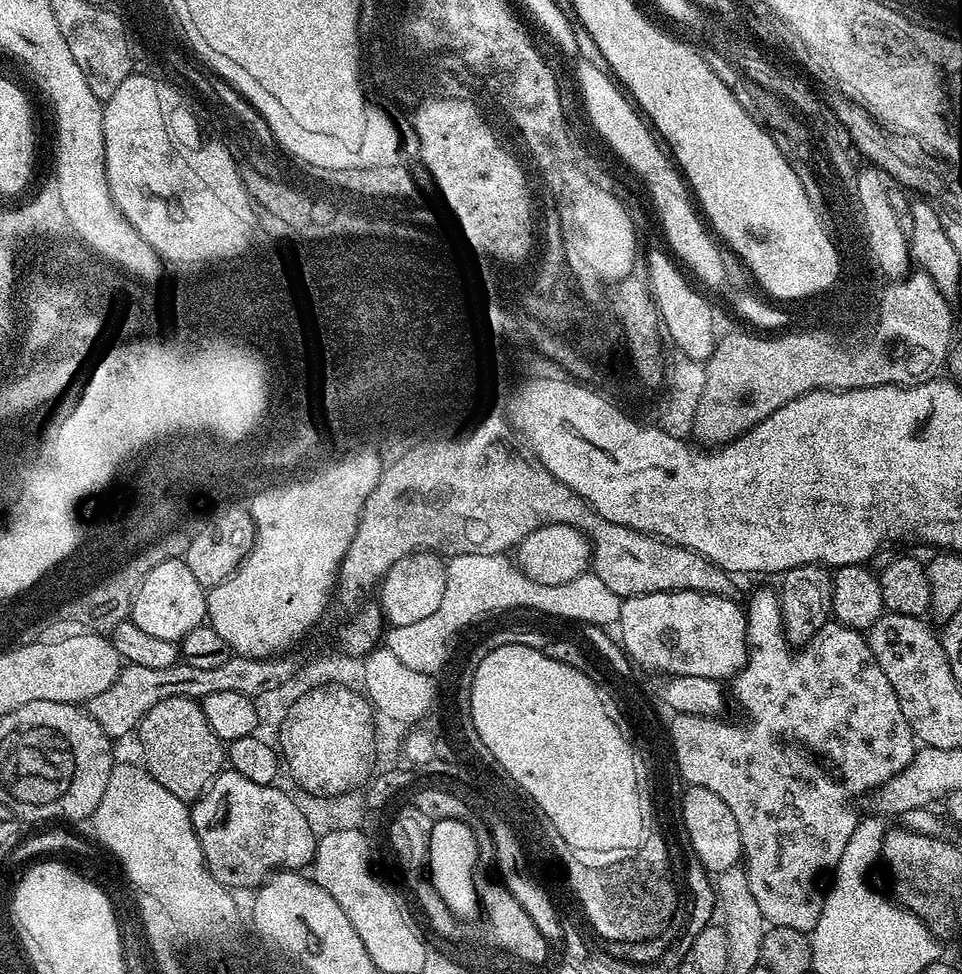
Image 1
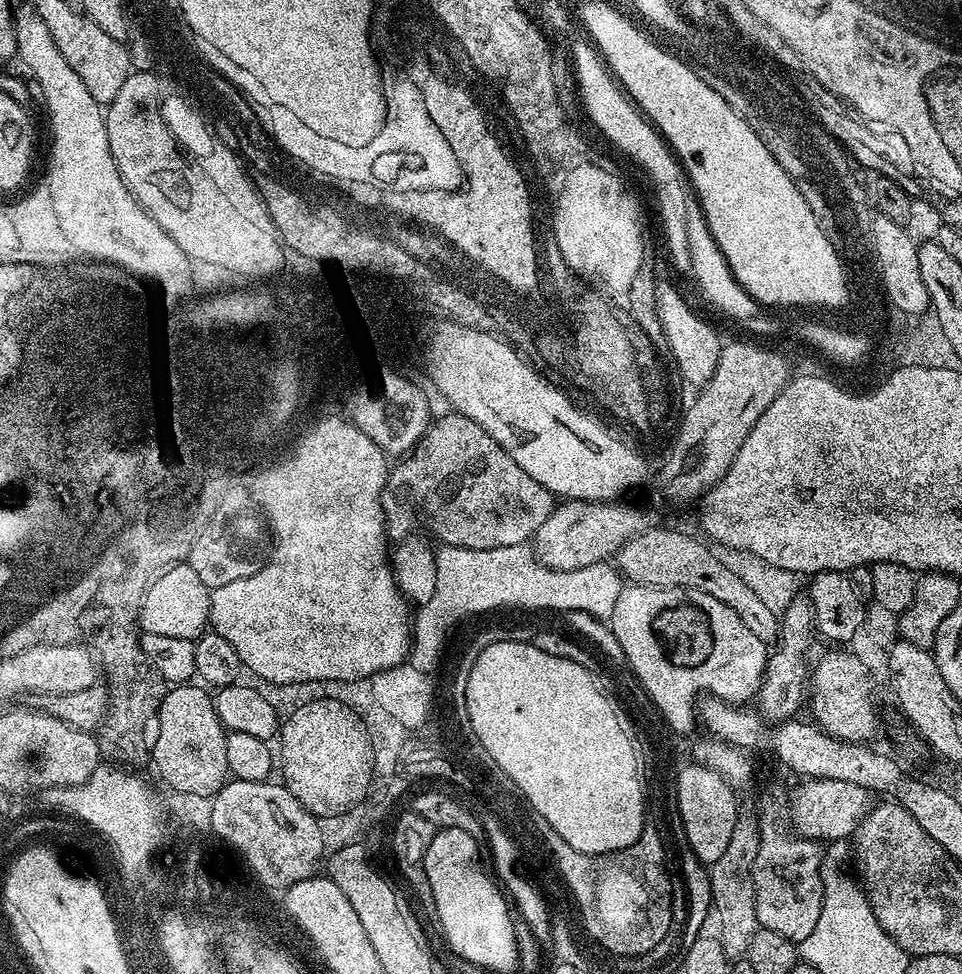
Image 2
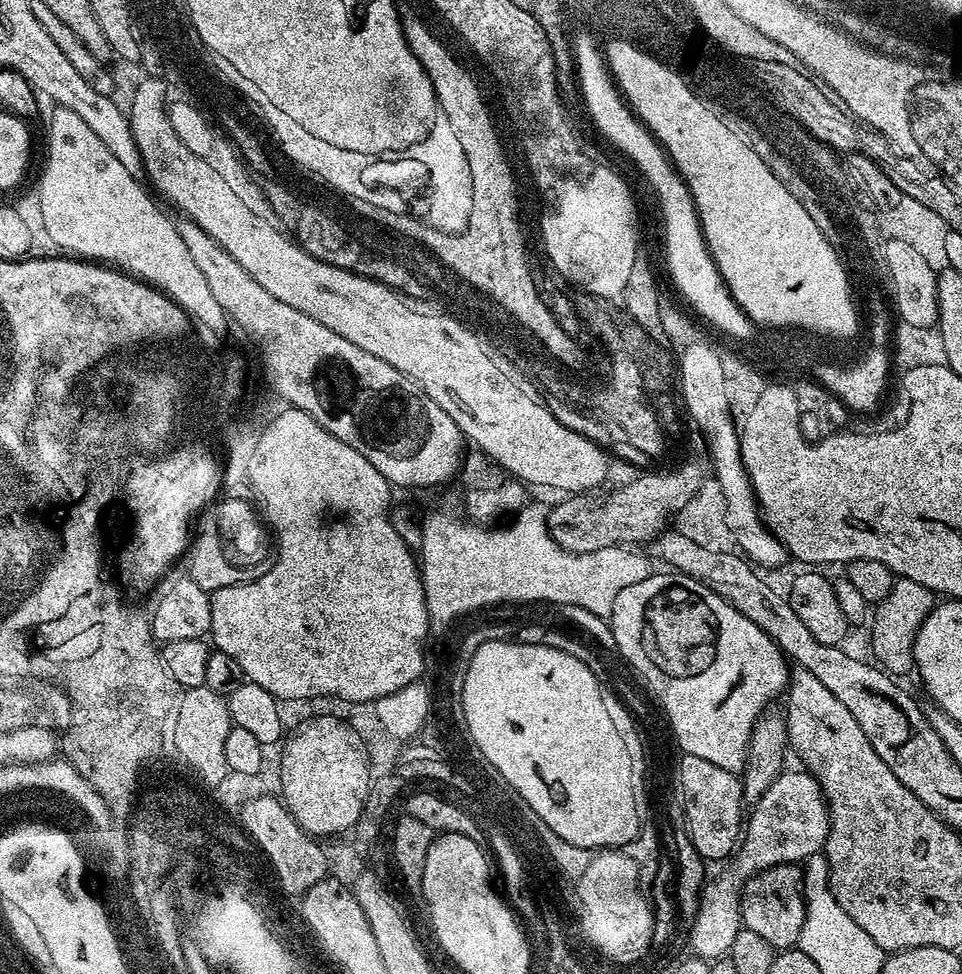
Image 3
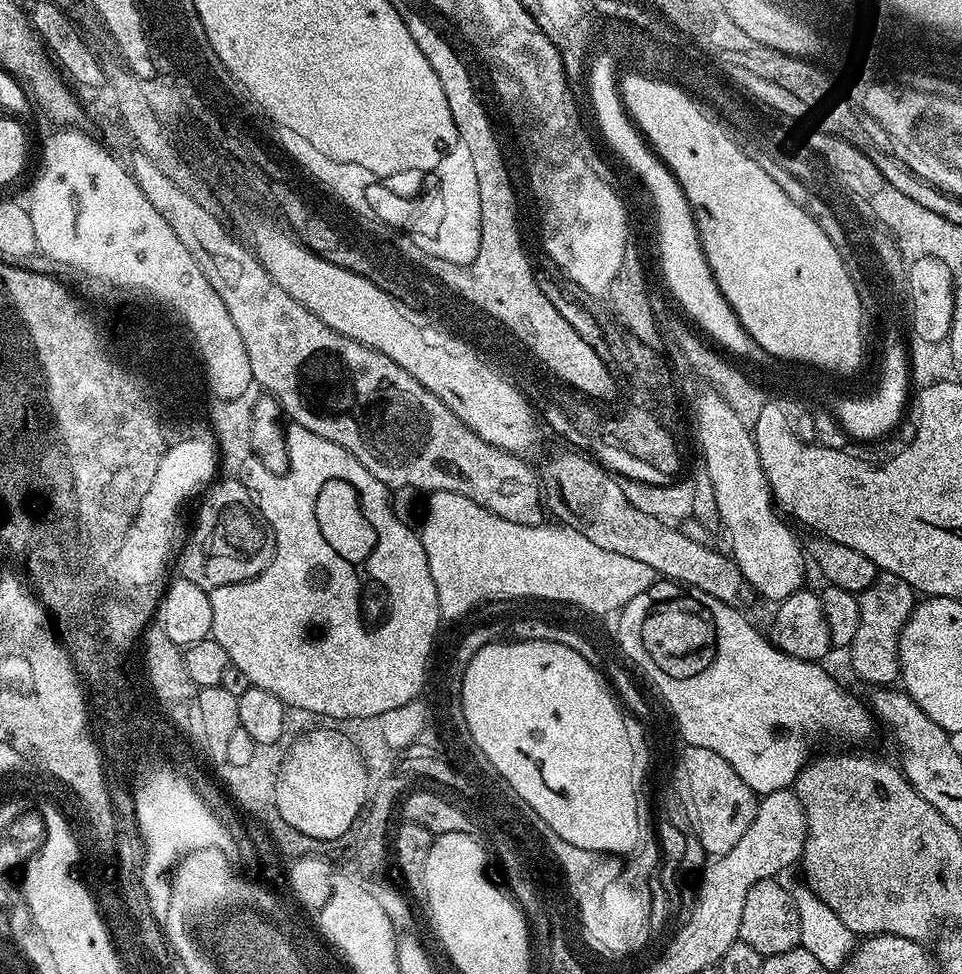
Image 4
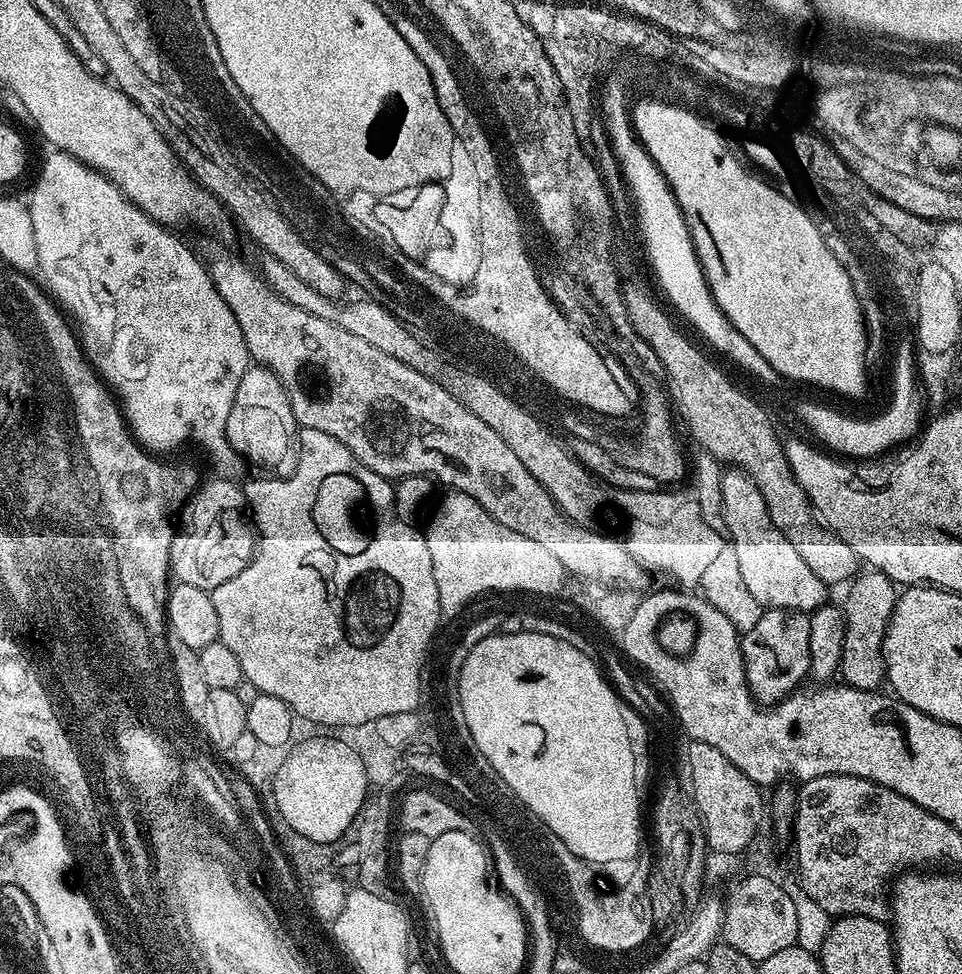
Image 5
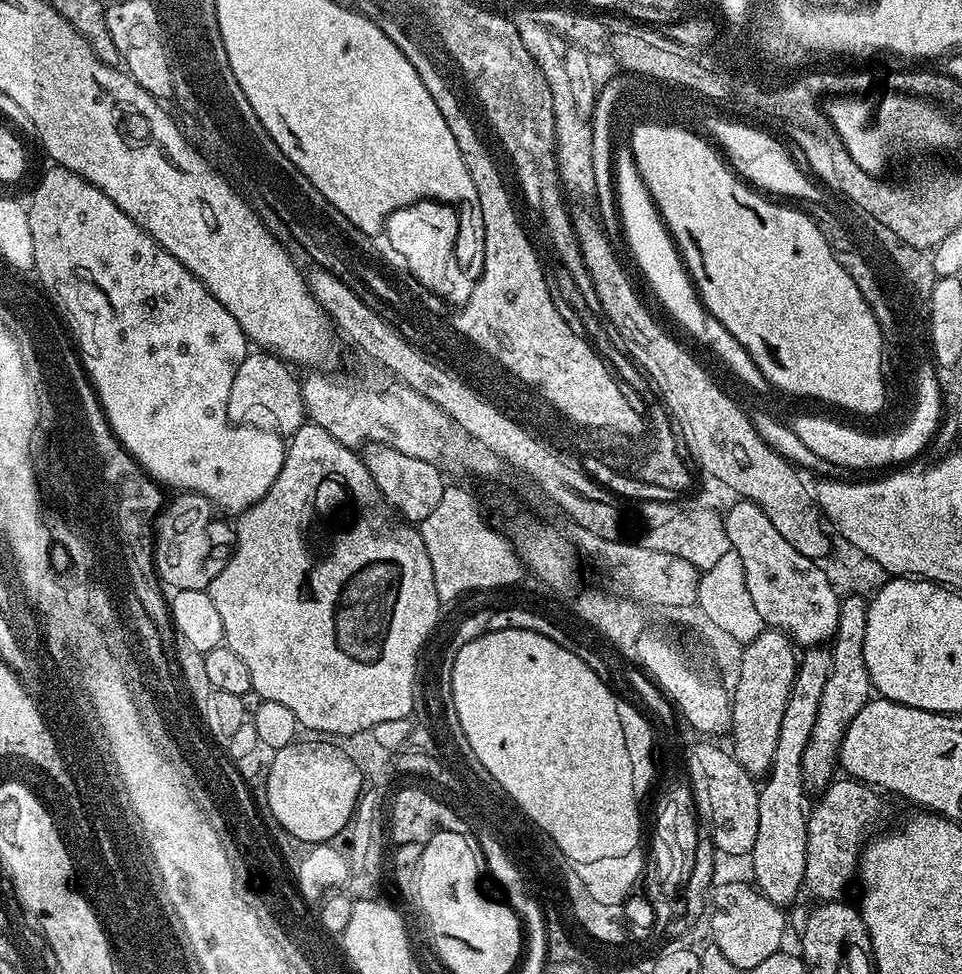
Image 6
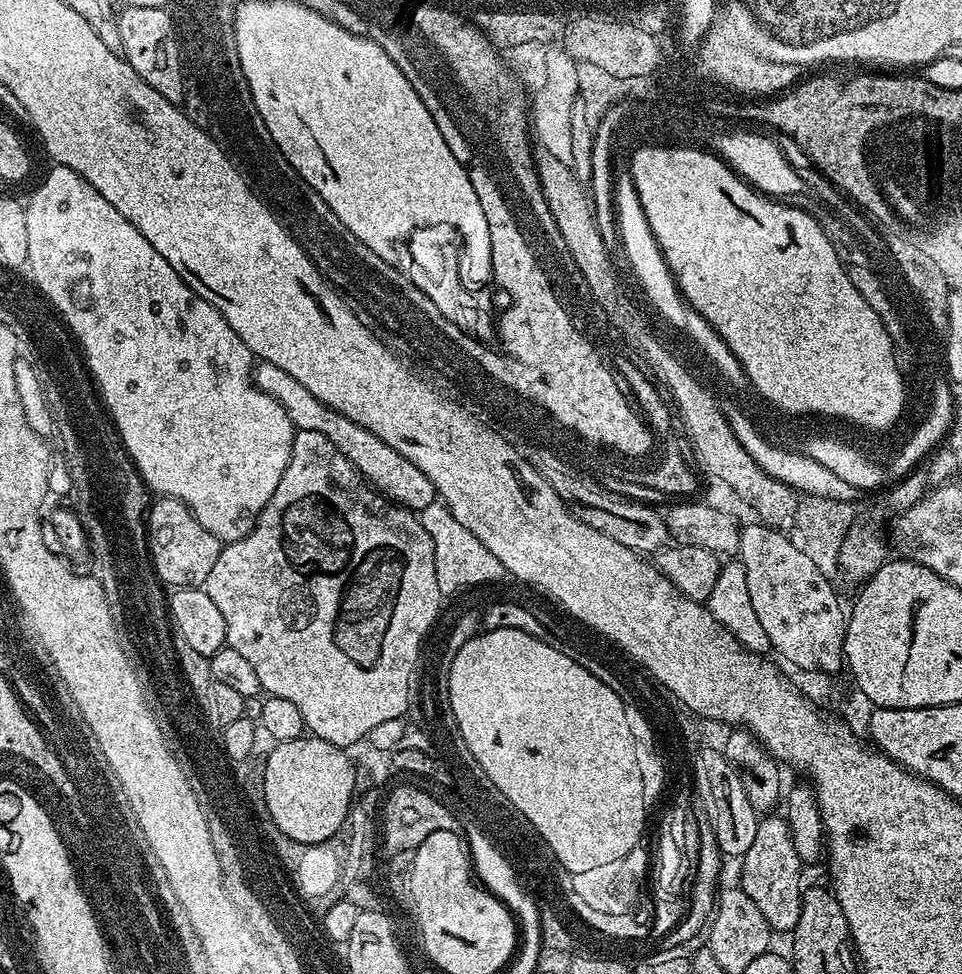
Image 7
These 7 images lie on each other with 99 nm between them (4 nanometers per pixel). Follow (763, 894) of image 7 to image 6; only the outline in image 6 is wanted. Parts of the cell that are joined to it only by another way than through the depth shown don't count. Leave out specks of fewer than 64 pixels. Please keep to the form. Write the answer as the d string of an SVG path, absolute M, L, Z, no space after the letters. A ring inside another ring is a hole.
M808 646L803 649L796 665L796 681L782 714L782 730L778 734L778 750L774 754L772 769L758 788L758 838L754 838L750 853L751 879L759 892L770 898L770 902L781 906L791 905L791 900L804 888L808 812L806 804L804 808L806 789L802 754L812 740L822 686L826 686L831 669L832 653L827 647Z

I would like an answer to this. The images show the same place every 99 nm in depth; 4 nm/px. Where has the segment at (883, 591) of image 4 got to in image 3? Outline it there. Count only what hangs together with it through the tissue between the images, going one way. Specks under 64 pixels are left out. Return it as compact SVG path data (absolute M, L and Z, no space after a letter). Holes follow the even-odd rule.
M903 578L892 581L890 594L882 598L880 604L875 605L870 616L872 624L872 652L875 663L885 672L896 678L904 678L907 672L913 671L912 651L918 630L922 622L934 607L934 593L926 586L918 586L918 582L910 582Z

